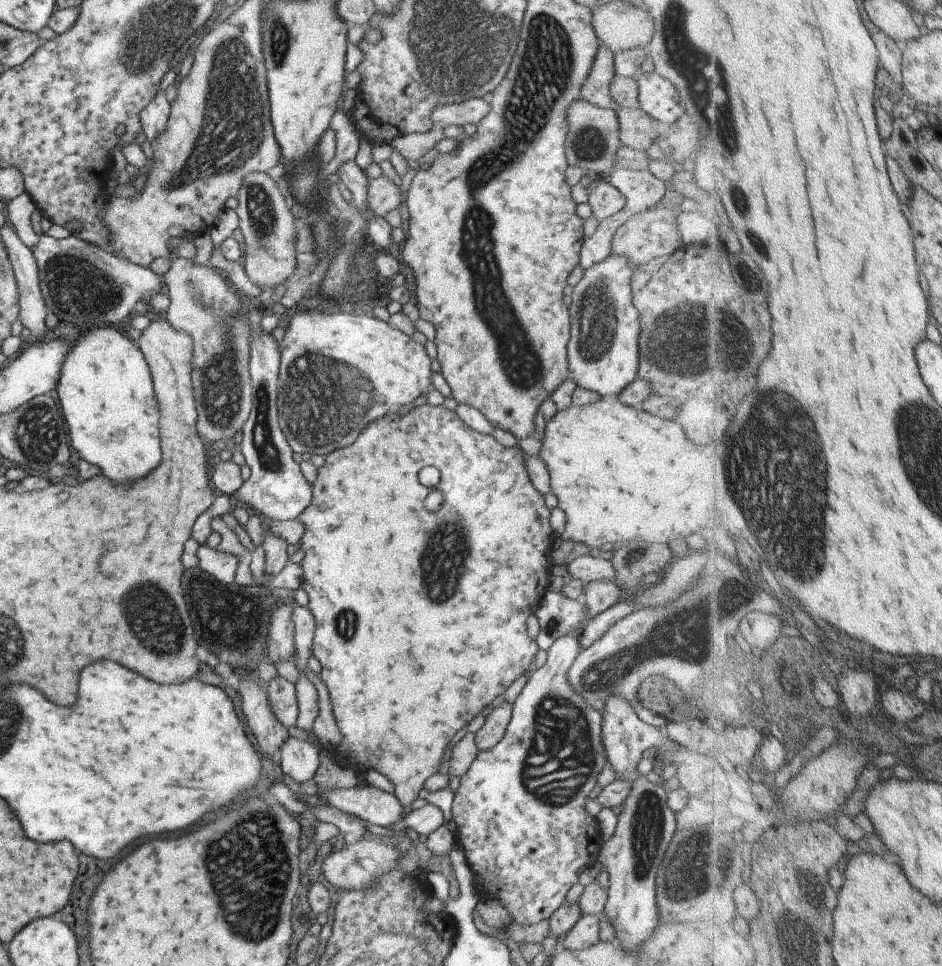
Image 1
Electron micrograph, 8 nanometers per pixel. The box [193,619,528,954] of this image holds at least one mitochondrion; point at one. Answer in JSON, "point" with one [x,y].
{"point":[247,859]}

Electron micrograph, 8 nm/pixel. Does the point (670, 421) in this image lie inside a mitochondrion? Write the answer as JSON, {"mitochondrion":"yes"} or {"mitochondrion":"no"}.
{"mitochondrion":"no"}

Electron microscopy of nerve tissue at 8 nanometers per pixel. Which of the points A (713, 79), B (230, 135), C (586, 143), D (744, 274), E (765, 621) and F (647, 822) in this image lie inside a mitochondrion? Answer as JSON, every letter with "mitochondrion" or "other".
{"A":"mitochondrion","B":"mitochondrion","C":"mitochondrion","D":"other","E":"other","F":"mitochondrion"}

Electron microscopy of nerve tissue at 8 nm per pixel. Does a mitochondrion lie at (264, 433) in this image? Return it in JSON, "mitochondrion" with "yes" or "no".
{"mitochondrion":"yes"}

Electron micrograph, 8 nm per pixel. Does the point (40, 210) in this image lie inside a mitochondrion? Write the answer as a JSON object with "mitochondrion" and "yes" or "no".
{"mitochondrion":"no"}

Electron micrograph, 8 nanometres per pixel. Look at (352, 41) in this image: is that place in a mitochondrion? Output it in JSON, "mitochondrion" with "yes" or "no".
{"mitochondrion":"no"}

